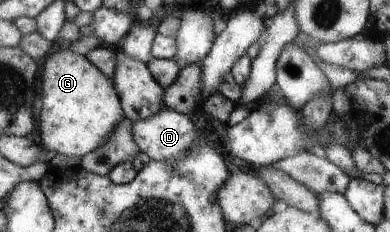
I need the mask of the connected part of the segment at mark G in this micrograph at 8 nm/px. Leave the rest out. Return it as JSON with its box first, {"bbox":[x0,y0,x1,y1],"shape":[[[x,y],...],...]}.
{"bbox":[36,48,125,158],"shape":[[[68,48],[48,54],[42,66],[44,69],[43,74],[40,74],[40,103],[36,116],[39,119],[37,142],[47,152],[54,151],[56,154],[69,157],[82,158],[92,153],[92,150],[100,149],[100,146],[108,141],[108,136],[114,133],[116,126],[125,118],[123,106],[112,79],[106,78],[102,70],[90,62],[86,56],[74,53]]]}

